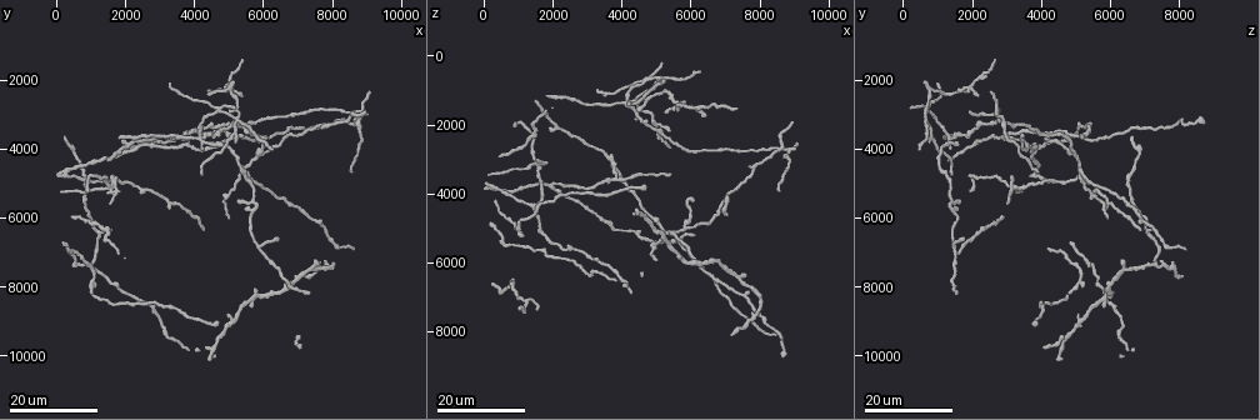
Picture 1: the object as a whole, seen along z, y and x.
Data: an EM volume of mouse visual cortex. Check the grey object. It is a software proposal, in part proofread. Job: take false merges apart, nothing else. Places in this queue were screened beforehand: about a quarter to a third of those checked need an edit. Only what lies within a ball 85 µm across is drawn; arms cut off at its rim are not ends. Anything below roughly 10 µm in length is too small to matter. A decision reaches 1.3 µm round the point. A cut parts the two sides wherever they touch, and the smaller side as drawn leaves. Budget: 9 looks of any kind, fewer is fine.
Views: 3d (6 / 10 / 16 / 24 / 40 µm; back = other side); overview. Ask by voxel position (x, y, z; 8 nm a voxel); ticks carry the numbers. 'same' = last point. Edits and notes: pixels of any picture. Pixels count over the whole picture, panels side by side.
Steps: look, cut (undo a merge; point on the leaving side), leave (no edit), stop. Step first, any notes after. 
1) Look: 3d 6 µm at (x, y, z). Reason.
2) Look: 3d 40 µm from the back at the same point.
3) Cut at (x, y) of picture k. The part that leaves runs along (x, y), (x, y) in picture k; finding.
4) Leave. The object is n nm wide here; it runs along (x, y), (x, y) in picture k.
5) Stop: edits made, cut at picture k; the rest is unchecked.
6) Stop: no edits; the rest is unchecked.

Look: 3d 24 µm at (4900, 9100, 5000). Calibre changes.

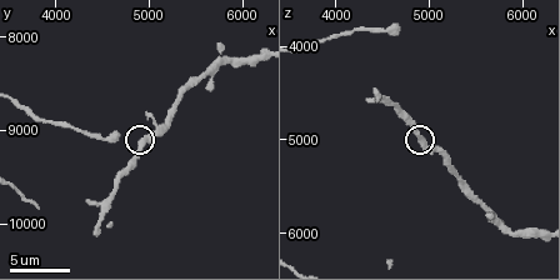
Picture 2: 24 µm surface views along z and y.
Look: 3d 6 µm at (4950, 9100, 5050). Closer look.

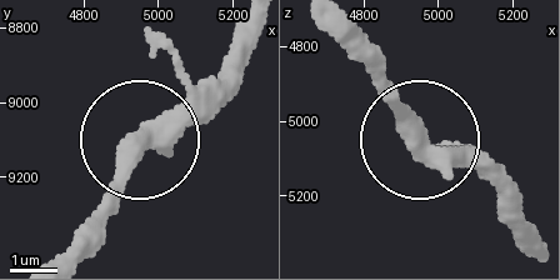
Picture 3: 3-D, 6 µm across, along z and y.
Look: 3d 6 µm from the back at (4960, 9120, 5040).

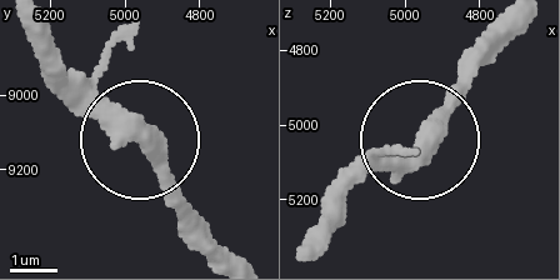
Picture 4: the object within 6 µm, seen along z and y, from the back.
Leave. The object is 390 nm wide here; it runs along (30, 29), (134, 125), (158, 173), (201, 216) in picture 4; continuous, no second neuron.

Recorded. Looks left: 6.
Look: 3d 16 µm at (5700, 5500, 1400). Three-way junction.

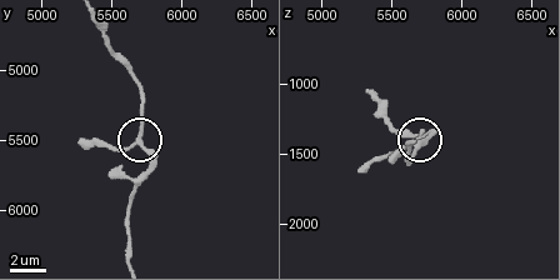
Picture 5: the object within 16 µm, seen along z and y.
Look: 3d 10 µm at (5700, 5480, 1400).

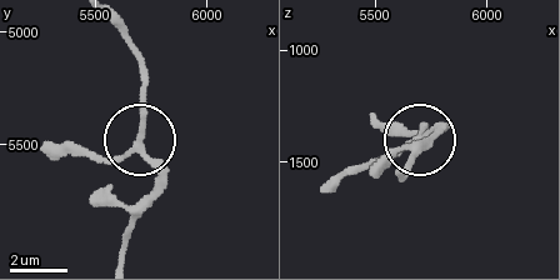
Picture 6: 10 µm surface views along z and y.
Leave. 3 arms meet here; it runs along (114, 21), (143, 71), (143, 150), (156, 179), (156, 198) in picture 6; one neuron here.

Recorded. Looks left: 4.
Look: 3d 16 µm at (4200, 3700, 1400). Looks like a crossing.

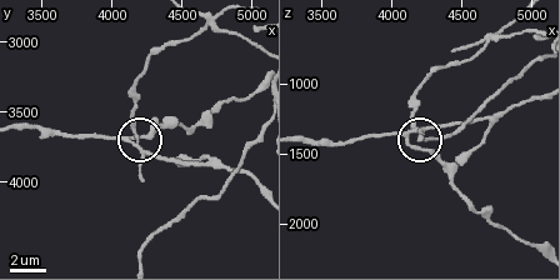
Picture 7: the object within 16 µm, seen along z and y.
Look: 3d 10 µm at the same point.

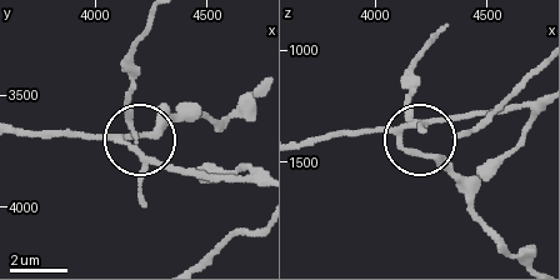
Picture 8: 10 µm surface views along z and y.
Cut at (140, 200) of picture 8. The object is 190 nm wide here; the part that leaves runs along (141, 153), (126, 98), (134, 48), (146, 25) in picture 8; a second neuron is stuck on.

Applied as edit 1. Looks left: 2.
Look: 3d 24 µm at (4900, 4000, 1200). Calibre changes.

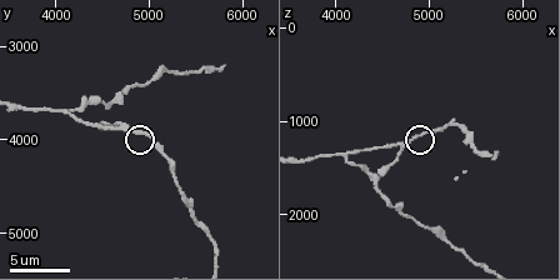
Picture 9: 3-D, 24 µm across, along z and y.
Look: 3d 10 µm at (4850, 3900, 1150).

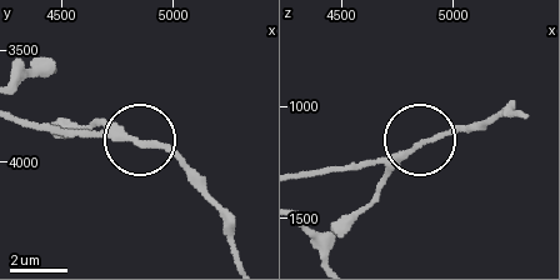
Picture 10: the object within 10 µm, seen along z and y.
Leave. It runs along (24, 119), (146, 139), (194, 173) in picture 10; all the same neuron.

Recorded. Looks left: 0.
Stop: edits made, cut at picture 8; the rest is unchecked.

